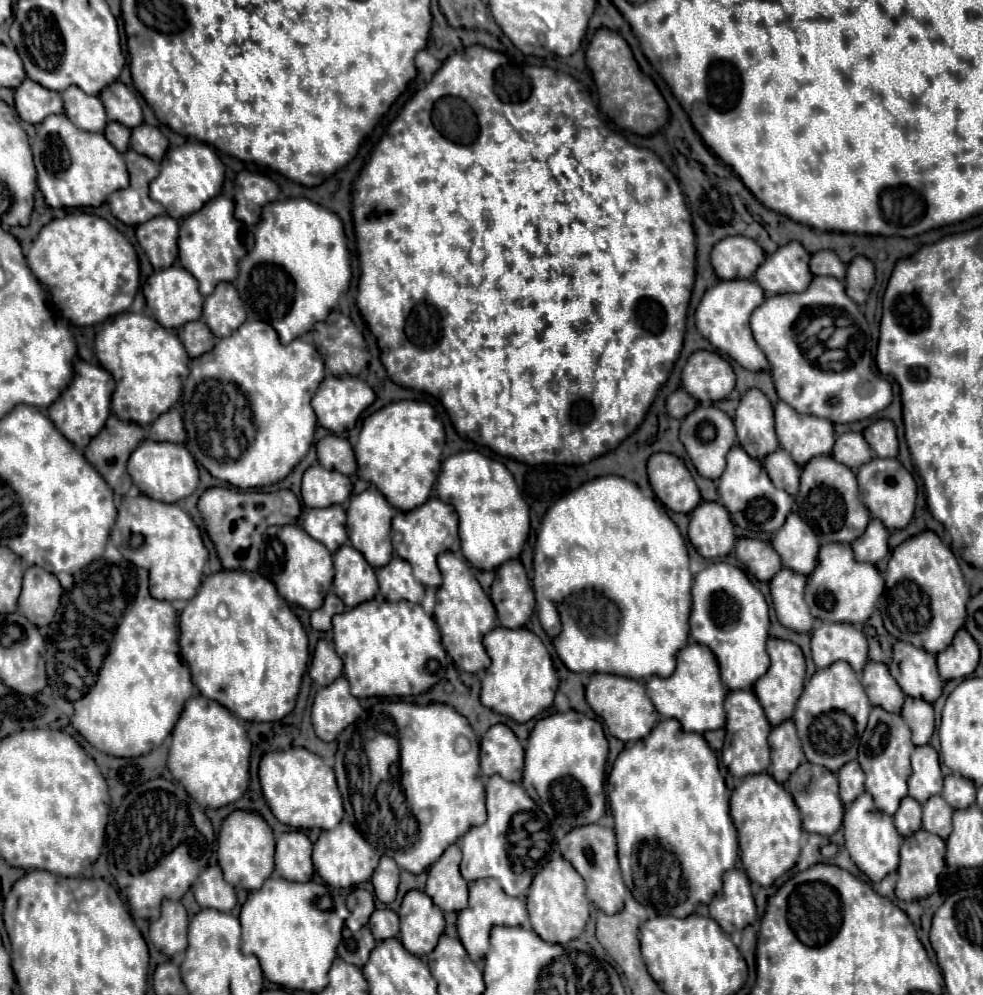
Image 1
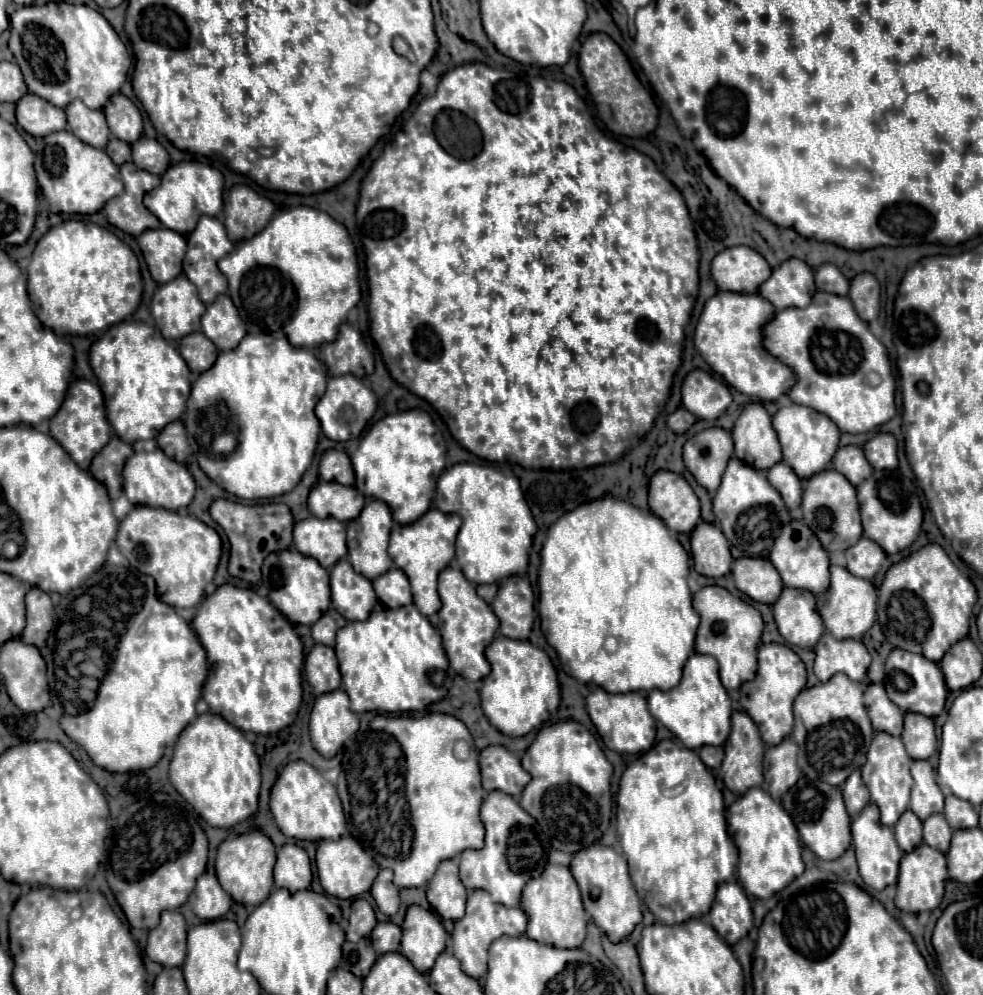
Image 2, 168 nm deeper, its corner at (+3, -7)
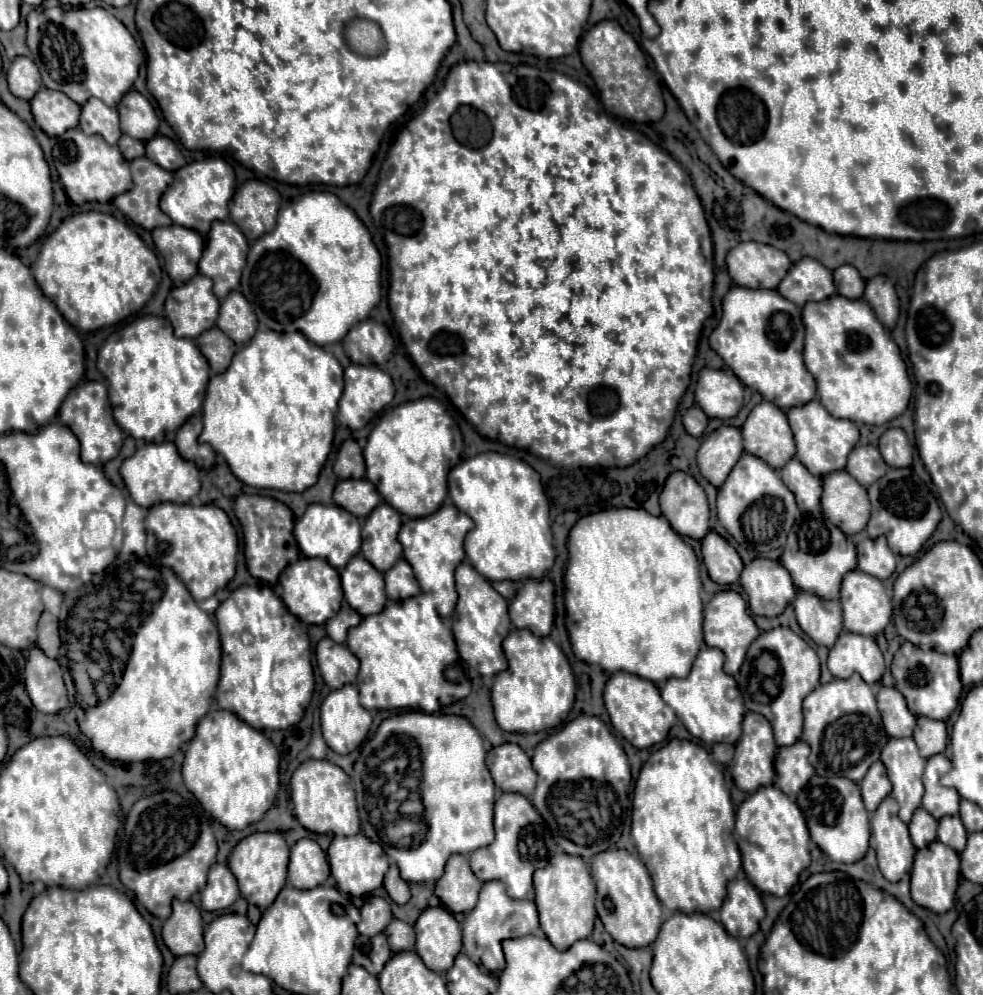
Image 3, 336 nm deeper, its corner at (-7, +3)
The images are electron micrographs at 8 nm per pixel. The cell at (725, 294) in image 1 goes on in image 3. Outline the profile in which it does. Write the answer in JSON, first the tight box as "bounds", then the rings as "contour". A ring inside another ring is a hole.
{"bounds":[710,286,816,410],"contour":[[[732,286],[722,300],[722,318],[710,334],[710,346],[742,384],[758,390],[764,400],[770,400],[782,410],[806,404],[816,396],[816,380],[802,356],[802,310],[790,300],[784,300],[776,290]]]}

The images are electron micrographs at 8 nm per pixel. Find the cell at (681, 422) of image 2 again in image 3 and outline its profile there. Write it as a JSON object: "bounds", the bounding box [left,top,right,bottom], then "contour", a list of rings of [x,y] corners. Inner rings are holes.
{"bounds":[682,406,708,436],"contour":[[[692,406],[686,410],[686,414],[682,416],[682,424],[686,428],[688,434],[692,436],[700,436],[708,424],[708,416],[704,414],[704,410],[700,406]]]}

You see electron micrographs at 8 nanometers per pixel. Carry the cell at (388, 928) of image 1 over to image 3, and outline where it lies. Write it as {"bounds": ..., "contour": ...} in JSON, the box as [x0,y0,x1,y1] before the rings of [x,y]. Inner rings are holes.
{"bounds":[384,918,414,952],"contour":[[[394,918],[388,928],[384,930],[386,938],[388,938],[388,946],[392,952],[402,952],[402,950],[412,950],[414,948],[414,926],[408,922],[402,922],[398,918]]]}

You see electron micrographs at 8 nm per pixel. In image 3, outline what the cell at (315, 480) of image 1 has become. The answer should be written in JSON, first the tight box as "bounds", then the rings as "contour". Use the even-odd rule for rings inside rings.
{"bounds":[334,478,382,518],"contour":[[[366,478],[360,480],[340,480],[334,488],[334,504],[348,508],[358,518],[366,518],[376,504],[382,502],[380,494],[376,492],[374,484]]]}

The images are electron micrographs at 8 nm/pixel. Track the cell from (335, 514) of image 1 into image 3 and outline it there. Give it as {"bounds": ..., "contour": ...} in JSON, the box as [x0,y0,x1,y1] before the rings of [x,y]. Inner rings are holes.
{"bounds":[294,504,360,568],"contour":[[[310,504],[302,518],[296,520],[294,536],[306,558],[324,558],[334,568],[344,568],[346,562],[360,552],[360,520],[336,504]]]}

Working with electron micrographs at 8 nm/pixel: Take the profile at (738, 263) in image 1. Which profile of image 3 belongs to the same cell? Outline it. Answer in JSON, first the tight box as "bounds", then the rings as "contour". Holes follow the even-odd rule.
{"bounds":[726,242,790,288],"contour":[[[744,242],[728,252],[726,266],[734,284],[744,288],[776,288],[786,276],[790,260],[774,246]]]}

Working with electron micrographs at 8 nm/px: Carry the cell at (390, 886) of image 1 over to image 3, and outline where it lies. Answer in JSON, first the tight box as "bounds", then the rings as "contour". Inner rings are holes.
{"bounds":[384,862,410,904],"contour":[[[392,862],[390,870],[384,876],[384,888],[388,892],[388,896],[396,902],[396,904],[406,904],[410,900],[410,888],[408,882],[404,882],[400,878],[400,870],[396,868],[396,864]]]}

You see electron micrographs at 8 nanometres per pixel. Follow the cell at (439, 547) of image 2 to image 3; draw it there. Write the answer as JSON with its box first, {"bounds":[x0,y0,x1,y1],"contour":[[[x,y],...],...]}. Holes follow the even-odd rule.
{"bounds":[398,502,472,608],"contour":[[[448,502],[442,504],[432,516],[406,520],[398,534],[398,540],[404,548],[404,558],[408,560],[408,564],[412,564],[422,592],[432,592],[444,600],[450,600],[452,608],[456,604],[454,570],[464,560],[464,536],[470,528],[472,518]]]}

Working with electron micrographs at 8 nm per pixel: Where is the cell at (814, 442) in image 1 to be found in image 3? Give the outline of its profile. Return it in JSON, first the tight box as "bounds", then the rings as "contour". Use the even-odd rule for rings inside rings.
{"bounds":[788,400,858,476],"contour":[[[812,400],[812,404],[804,404],[804,408],[790,408],[788,422],[794,432],[796,440],[796,458],[814,474],[814,476],[826,476],[834,470],[844,470],[848,452],[858,442],[858,428],[854,422],[844,418],[834,418],[826,412],[826,408],[820,404],[820,400]]]}

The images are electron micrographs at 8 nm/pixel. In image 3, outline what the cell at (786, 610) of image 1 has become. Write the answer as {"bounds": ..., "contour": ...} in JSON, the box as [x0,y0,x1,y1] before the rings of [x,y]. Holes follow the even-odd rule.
{"bounds":[792,590,842,646],"contour":[[[800,590],[792,602],[796,620],[804,634],[808,634],[818,646],[832,646],[842,632],[840,600],[820,600],[812,592]]]}

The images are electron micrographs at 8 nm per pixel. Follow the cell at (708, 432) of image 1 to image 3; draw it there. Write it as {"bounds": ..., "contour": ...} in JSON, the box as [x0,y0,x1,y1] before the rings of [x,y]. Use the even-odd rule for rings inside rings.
{"bounds":[698,426,742,486],"contour":[[[720,426],[706,436],[698,448],[698,468],[712,486],[722,486],[732,466],[738,462],[742,448],[742,434],[734,426]]]}

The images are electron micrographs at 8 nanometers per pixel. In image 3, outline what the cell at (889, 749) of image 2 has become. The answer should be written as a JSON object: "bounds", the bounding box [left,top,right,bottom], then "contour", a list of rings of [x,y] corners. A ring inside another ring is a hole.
{"bounds":[880,738,926,824],"contour":[[[890,738],[880,760],[892,782],[892,796],[900,804],[898,816],[908,824],[924,794],[922,770],[926,760],[920,756],[912,738]]]}

